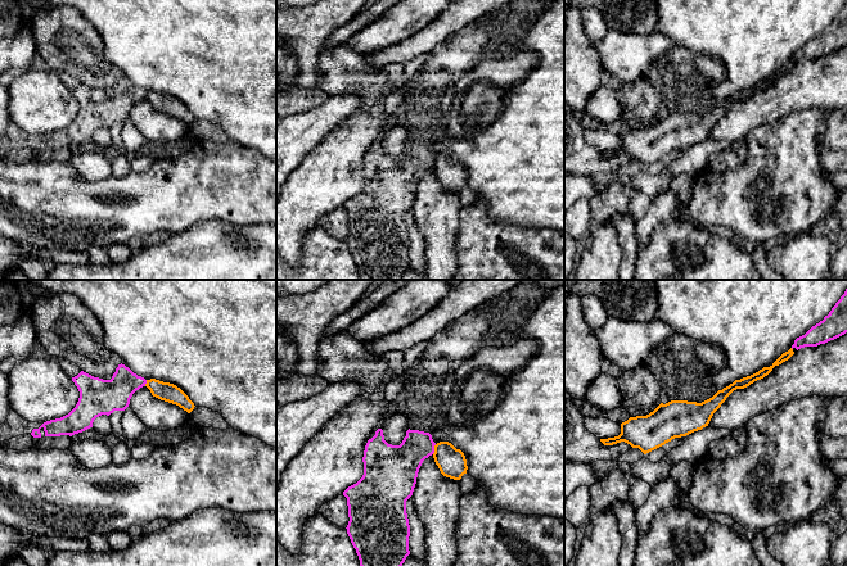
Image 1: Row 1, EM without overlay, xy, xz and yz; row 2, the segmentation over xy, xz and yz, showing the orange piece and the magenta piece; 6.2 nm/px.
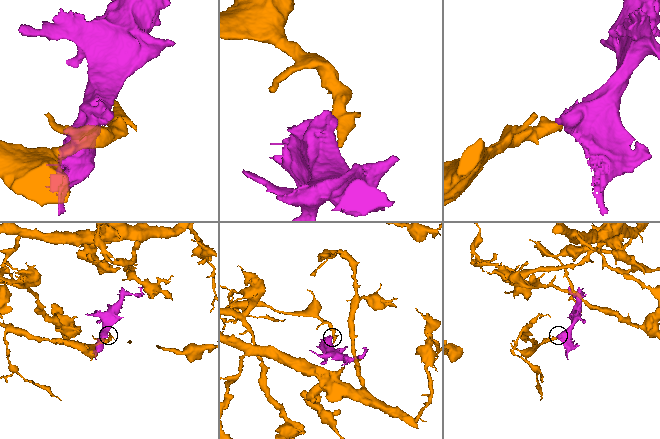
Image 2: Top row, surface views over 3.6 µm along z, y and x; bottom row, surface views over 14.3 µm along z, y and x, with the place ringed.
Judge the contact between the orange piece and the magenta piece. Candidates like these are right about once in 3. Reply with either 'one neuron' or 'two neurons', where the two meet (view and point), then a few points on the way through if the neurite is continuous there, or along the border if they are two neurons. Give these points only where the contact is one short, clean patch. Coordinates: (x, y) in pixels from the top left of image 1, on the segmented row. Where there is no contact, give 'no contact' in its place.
two neurons; meets orange in xz at (435, 449)

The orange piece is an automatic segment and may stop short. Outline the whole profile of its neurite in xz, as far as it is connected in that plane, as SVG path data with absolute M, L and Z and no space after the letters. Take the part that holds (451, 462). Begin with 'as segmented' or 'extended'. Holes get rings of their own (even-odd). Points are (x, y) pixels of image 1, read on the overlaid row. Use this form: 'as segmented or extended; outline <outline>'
as segmented; outline M440 442L434 445L433 458L446 477L460 480L467 474L468 466L464 453L449 442Z

